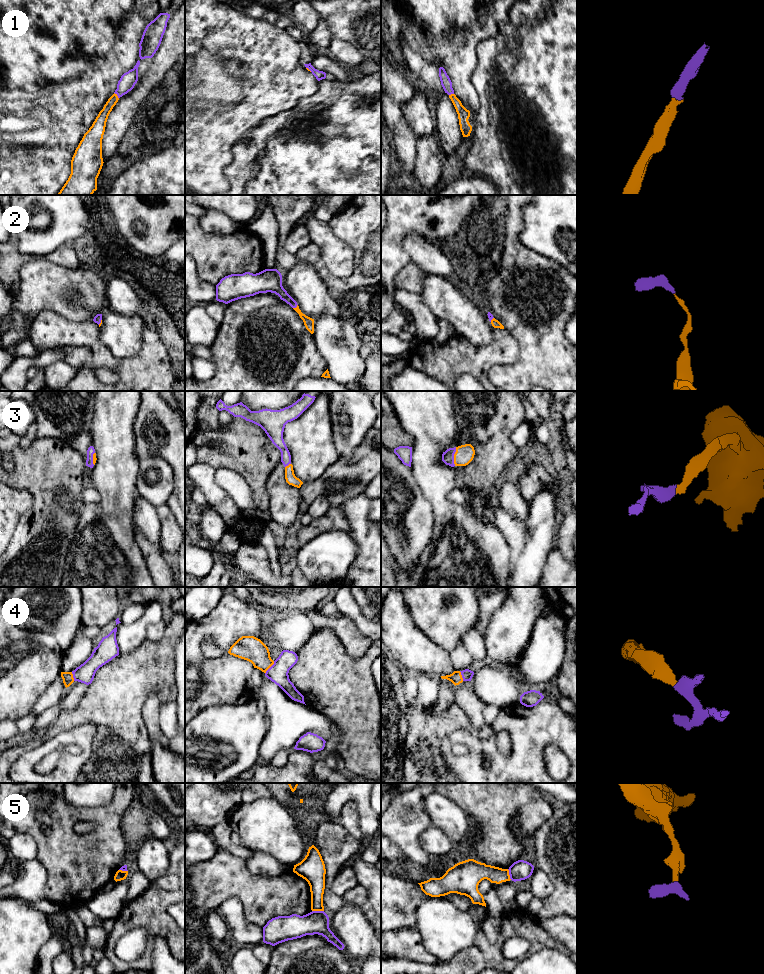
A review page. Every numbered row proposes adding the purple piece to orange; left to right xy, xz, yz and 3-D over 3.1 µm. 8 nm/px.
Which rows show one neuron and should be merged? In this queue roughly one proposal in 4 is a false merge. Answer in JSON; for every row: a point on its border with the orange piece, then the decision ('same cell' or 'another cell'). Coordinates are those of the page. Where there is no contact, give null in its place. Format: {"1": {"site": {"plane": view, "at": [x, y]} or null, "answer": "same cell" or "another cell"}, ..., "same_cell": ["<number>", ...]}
{"1": {"site": {"plane": "xy", "at": [116, 95]}, "answer": "same cell"}, "2": {"site": {"plane": "xz", "at": [296, 307]}, "answer": "same cell"}, "3": {"site": {"plane": "yz", "at": [454, 456]}, "answer": "same cell"}, "4": {"site": {"plane": "xz", "at": [270, 666]}, "answer": "same cell"}, "5": {"site": {"plane": "xz", "at": [318, 910]}, "answer": "another cell"}, "same_cell": ["1", "2", "3", "4"]}

